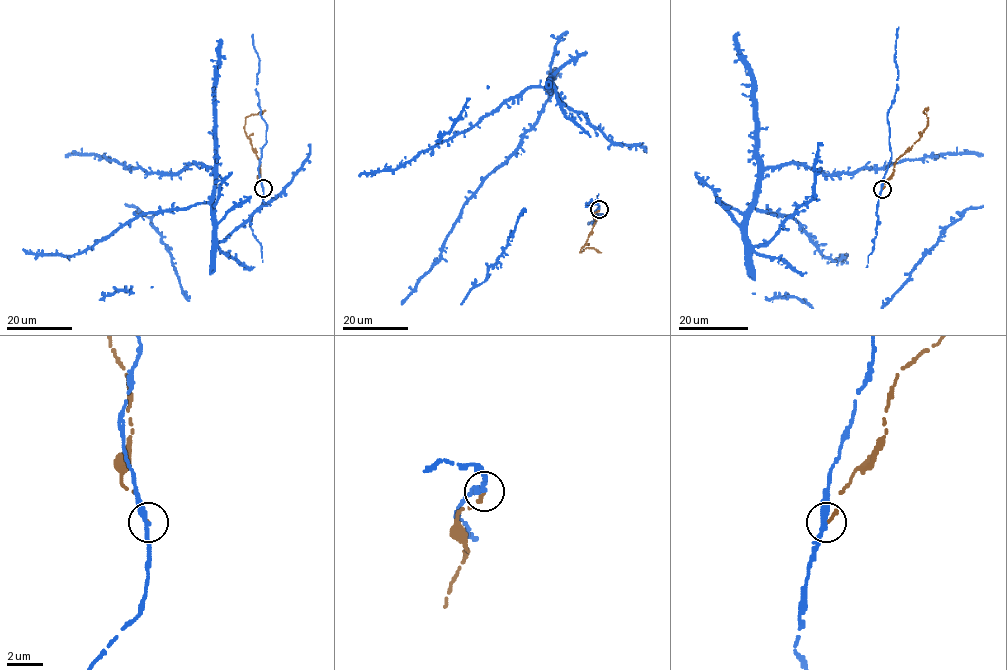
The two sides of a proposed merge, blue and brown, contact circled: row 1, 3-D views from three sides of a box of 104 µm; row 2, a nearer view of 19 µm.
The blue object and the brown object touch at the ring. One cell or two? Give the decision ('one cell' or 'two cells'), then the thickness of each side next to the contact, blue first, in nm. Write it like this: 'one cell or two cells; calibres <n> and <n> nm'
two cells; calibres 320 and 220 nm

